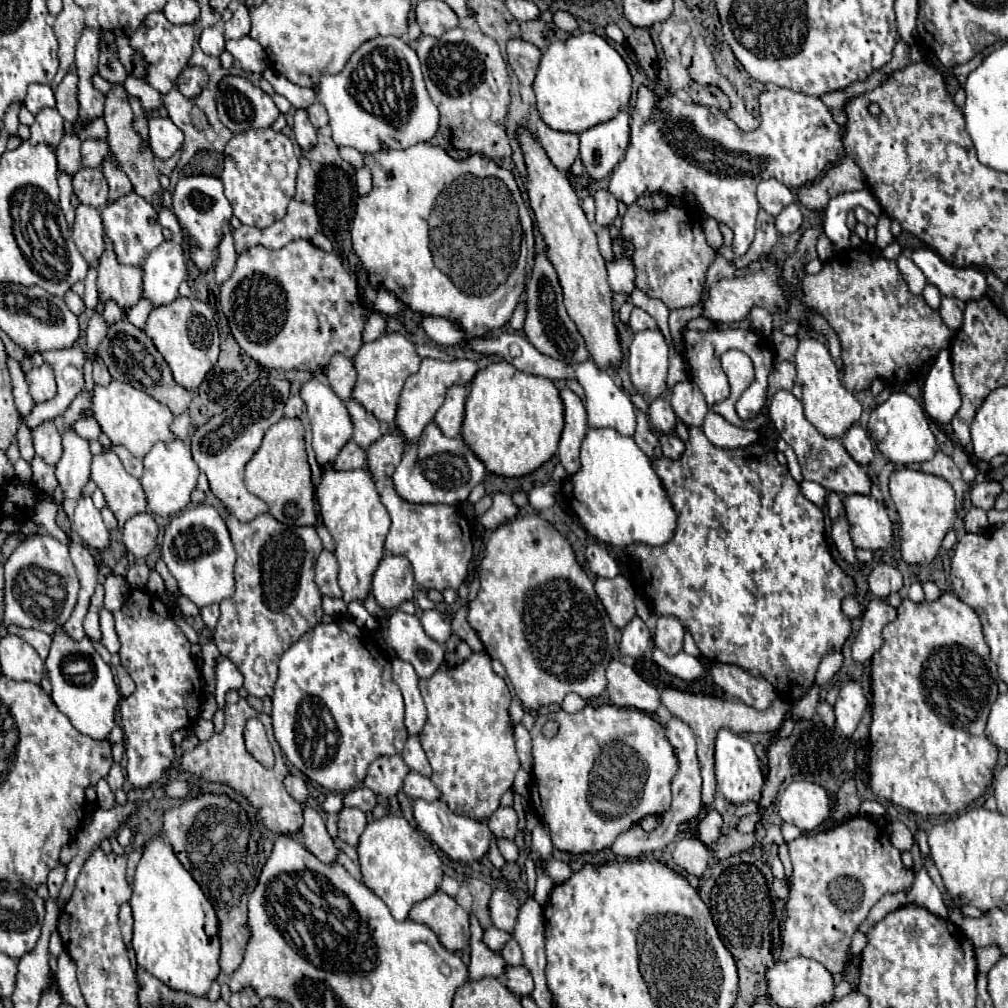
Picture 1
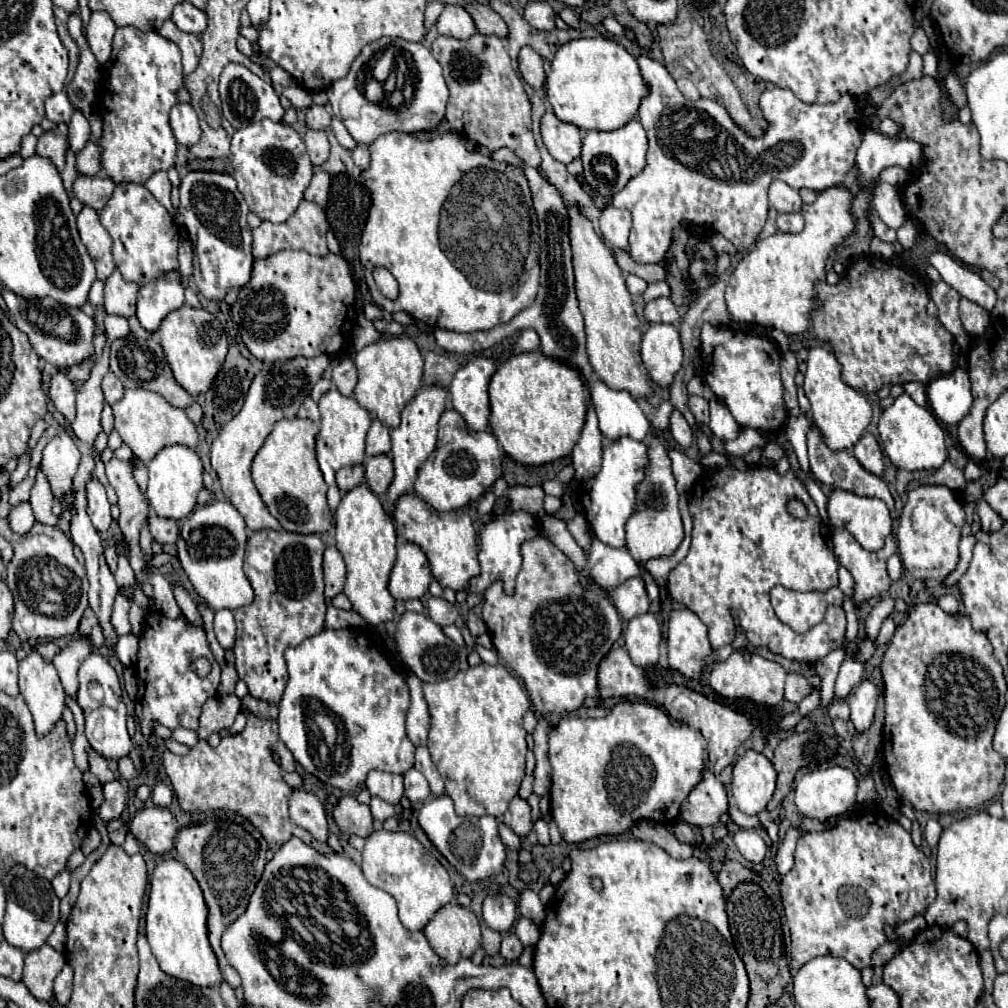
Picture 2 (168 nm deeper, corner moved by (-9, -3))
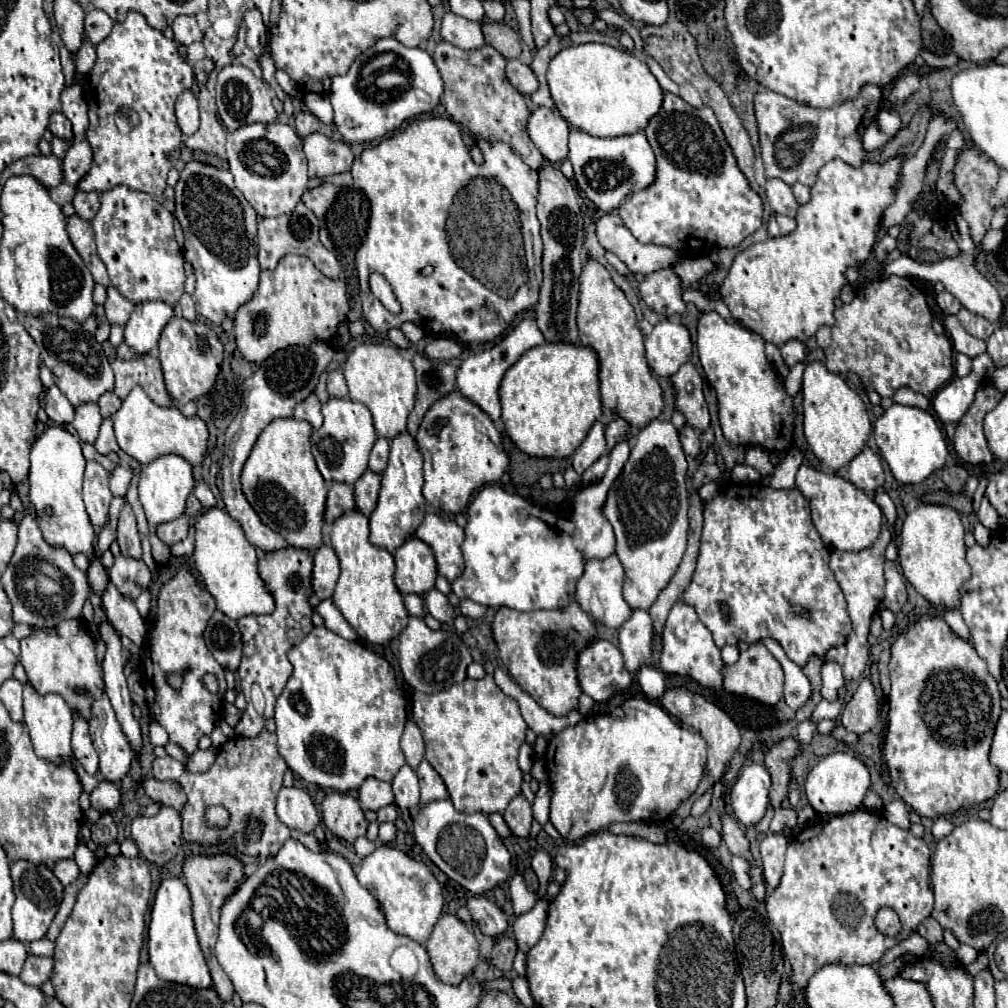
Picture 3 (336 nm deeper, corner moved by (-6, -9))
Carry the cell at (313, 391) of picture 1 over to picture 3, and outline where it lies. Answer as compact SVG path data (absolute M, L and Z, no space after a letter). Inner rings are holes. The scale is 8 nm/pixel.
M330 398L322 406L324 424L312 434L312 454L320 474L326 484L348 482L354 484L368 468L368 454L376 442L376 430L372 424L370 410L362 402L352 402L350 398Z

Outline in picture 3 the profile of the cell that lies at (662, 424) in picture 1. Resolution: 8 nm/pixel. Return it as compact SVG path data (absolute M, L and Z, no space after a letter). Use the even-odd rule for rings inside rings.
M684 426L680 430L680 442L682 442L682 450L686 456L698 456L700 454L700 440L698 440L698 434L692 426Z

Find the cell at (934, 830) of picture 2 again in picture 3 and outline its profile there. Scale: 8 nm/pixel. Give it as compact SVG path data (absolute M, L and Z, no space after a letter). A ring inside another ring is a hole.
M936 818L934 824L932 824L932 836L936 840L942 840L944 836L948 836L948 832L952 832L952 824L946 820L946 818Z

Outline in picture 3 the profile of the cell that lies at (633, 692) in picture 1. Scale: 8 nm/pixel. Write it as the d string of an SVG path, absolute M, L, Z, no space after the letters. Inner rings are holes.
M596 640L578 656L578 680L582 692L596 702L604 702L616 690L626 690L632 684L620 650L606 640Z

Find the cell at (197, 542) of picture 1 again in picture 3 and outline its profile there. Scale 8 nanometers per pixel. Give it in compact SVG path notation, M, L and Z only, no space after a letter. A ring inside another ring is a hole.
M208 508L198 516L194 530L192 570L214 596L218 610L234 620L248 614L270 614L274 610L274 600L258 576L256 548L246 540L240 522L226 510Z

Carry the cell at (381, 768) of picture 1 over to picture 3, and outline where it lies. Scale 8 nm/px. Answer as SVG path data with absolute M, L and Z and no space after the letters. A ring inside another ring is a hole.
M368 778L358 790L358 800L364 810L380 810L388 804L394 804L392 784L376 780L376 778Z

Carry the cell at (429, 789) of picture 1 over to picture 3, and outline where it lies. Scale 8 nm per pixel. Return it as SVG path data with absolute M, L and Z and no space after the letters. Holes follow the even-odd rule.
M404 764L398 770L396 778L392 780L392 790L394 790L394 796L396 796L396 806L400 806L400 808L418 806L418 800L420 800L418 776L408 764Z

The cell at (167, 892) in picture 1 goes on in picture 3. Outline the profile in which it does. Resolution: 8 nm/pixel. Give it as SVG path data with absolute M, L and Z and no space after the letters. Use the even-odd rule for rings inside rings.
M180 878L162 880L156 892L154 906L152 906L152 918L148 926L148 954L150 954L150 964L154 966L156 974L162 980L176 982L176 984L188 984L194 988L212 986L208 964L200 950L194 922L192 922L190 892Z

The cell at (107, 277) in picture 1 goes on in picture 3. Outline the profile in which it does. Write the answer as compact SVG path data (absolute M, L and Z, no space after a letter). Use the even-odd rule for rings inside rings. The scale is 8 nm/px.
M108 286L108 298L104 302L104 310L106 310L106 320L110 324L124 326L128 322L128 316L134 310L134 304L128 298L120 296L120 292L114 286Z

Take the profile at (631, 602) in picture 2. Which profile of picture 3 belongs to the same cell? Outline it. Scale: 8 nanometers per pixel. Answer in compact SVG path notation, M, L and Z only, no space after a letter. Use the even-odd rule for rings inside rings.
M656 418L636 434L630 458L608 492L604 516L616 530L616 556L626 570L624 600L632 610L648 610L656 602L684 556L688 534L686 470L678 430L672 422Z

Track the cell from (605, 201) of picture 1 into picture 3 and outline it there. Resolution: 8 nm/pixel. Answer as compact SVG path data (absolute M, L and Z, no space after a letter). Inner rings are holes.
M608 212L596 222L598 242L616 254L634 274L652 274L674 266L682 254L668 246L644 246L622 224L618 212Z

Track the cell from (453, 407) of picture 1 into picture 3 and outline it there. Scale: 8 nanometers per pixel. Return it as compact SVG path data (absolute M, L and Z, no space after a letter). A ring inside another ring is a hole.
M524 320L524 322L520 322L500 344L496 344L496 346L492 346L492 348L488 348L488 350L482 350L482 352L478 352L478 354L470 354L464 362L462 362L462 366L458 368L458 378L456 378L456 382L458 382L458 392L464 396L464 398L468 398L468 400L472 400L476 406L480 406L490 418L492 418L492 422L498 422L500 420L500 400L498 400L498 386L500 386L500 380L502 380L502 376L504 376L504 372L526 352L526 350L530 350L530 348L534 348L534 346L540 346L540 344L544 344L544 336L542 336L542 332L538 330L538 326L536 326L536 322L534 320Z

